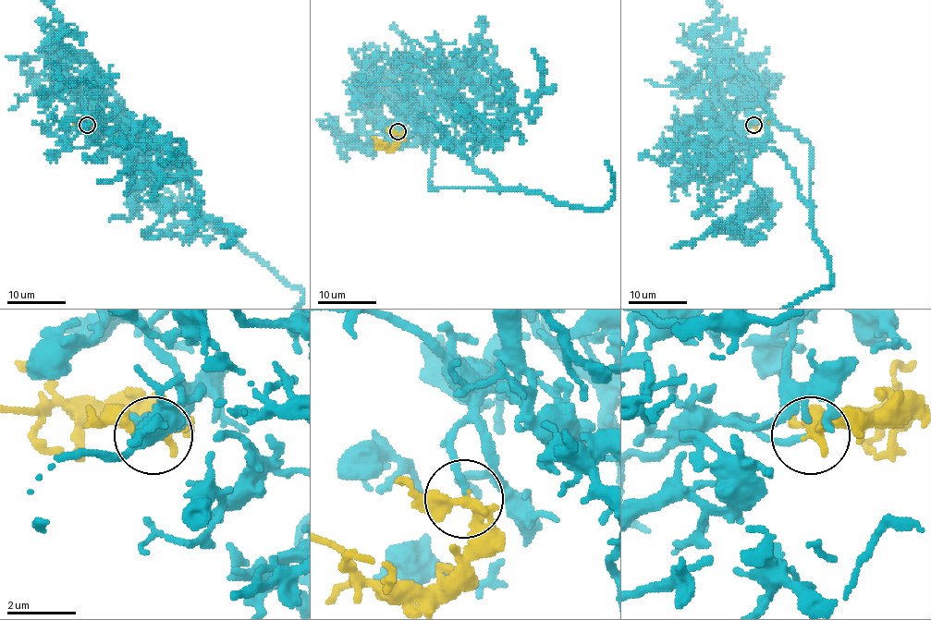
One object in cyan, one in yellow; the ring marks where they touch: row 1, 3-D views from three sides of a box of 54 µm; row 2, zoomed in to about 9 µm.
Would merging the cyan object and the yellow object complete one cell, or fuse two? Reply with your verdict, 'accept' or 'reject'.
accept

